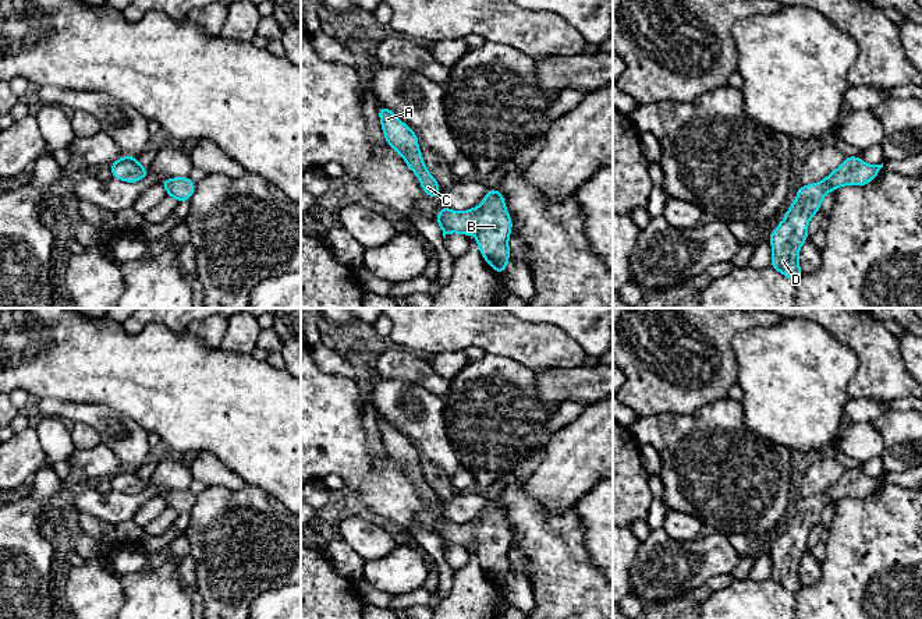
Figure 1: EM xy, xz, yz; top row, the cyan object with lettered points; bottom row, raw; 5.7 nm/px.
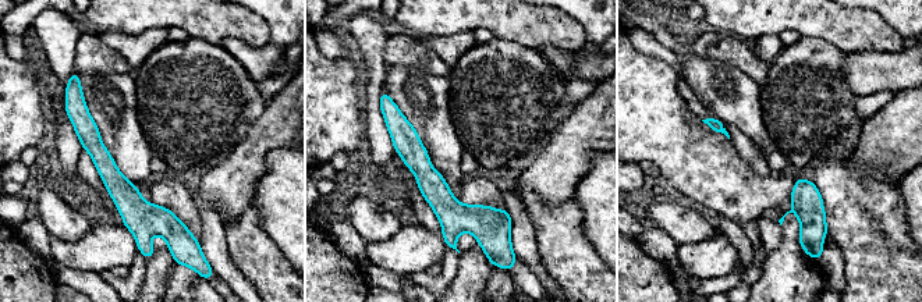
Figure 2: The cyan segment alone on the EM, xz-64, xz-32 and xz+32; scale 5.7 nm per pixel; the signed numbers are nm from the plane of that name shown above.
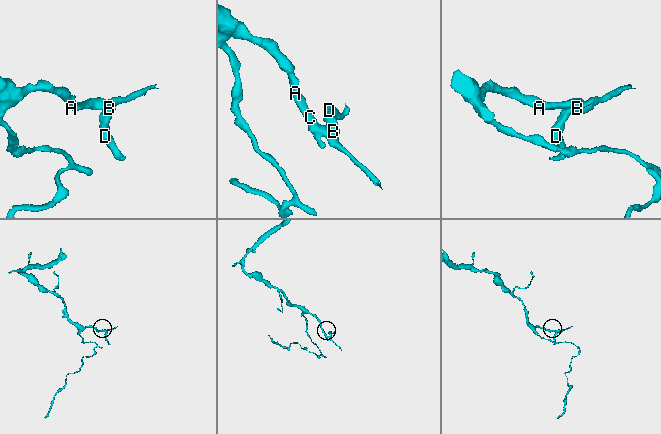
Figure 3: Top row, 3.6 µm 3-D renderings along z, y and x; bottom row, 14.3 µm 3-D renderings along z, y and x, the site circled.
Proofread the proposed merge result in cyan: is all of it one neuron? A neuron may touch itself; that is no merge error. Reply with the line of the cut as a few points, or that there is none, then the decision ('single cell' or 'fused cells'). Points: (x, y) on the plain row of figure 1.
cut none; single cell

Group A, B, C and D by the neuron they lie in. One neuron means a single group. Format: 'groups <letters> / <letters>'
groups A B C D

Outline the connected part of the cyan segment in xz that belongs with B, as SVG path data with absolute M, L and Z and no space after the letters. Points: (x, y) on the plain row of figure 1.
M487 500L480 517L469 523L455 524L442 519L436 535L444 551L447 545L461 545L467 549L474 545L485 573L496 584L504 586L510 570L508 549L513 534L500 503Z

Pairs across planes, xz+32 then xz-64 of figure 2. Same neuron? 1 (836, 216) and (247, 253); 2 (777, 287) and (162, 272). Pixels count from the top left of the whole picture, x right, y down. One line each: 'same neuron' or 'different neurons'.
1: same neuron
2: same neuron

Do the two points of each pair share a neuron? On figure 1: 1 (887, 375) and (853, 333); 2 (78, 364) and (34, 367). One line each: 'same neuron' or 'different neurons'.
1: same neuron
2: same neuron

